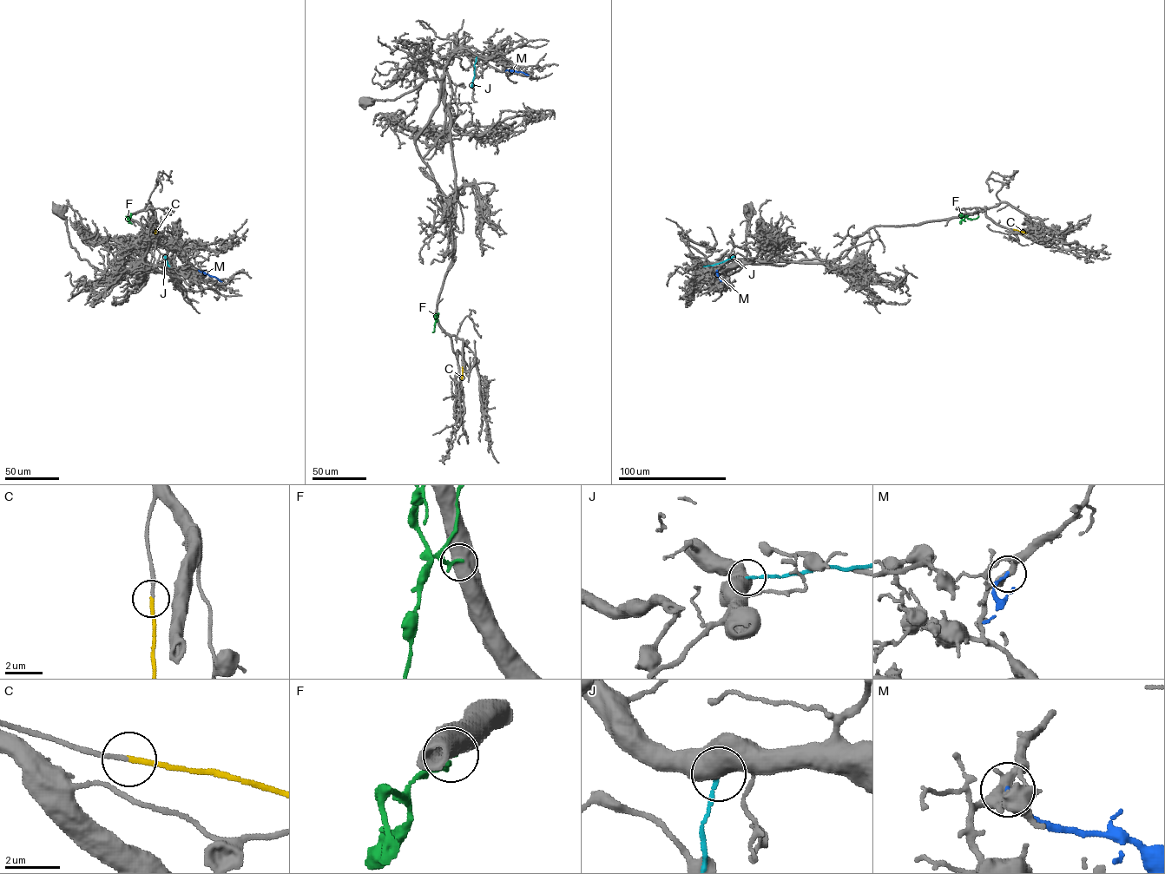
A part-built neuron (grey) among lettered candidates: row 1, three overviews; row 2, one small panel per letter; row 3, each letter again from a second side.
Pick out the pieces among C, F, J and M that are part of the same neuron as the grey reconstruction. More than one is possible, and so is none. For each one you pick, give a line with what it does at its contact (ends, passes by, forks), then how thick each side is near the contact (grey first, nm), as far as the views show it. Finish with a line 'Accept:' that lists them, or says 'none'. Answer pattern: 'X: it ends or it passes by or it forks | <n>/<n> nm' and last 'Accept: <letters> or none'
C: it ends | 140/190 nm
Accept: C

